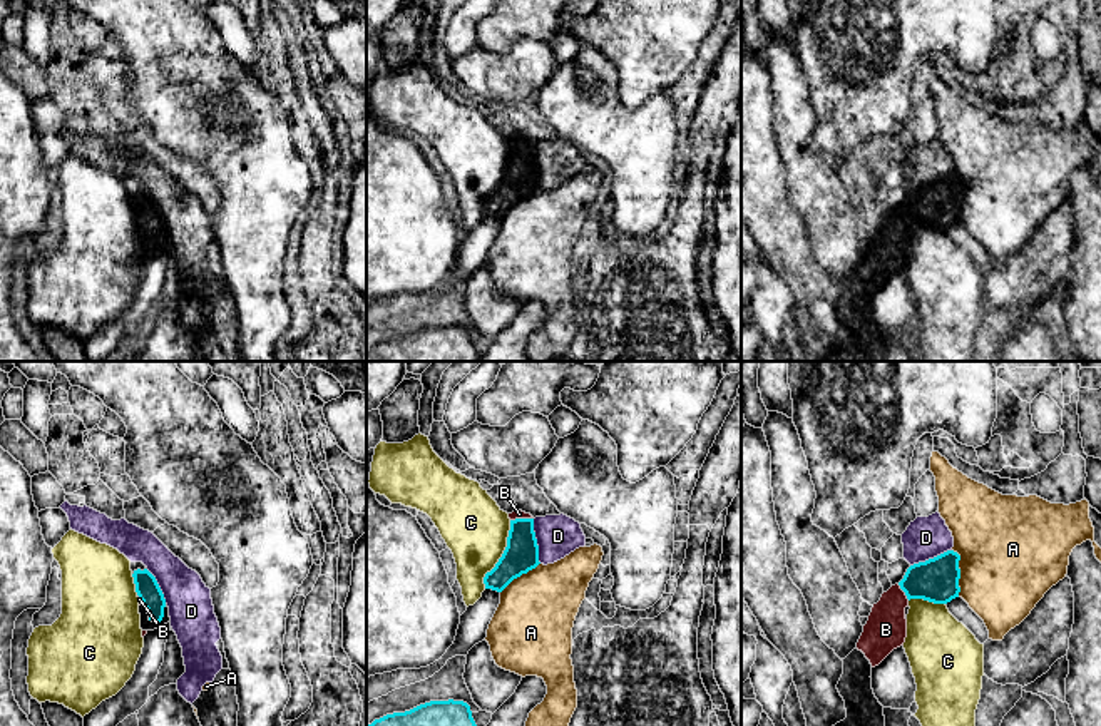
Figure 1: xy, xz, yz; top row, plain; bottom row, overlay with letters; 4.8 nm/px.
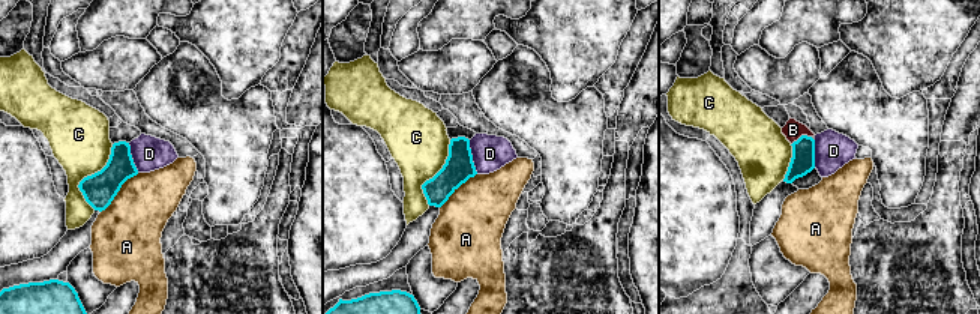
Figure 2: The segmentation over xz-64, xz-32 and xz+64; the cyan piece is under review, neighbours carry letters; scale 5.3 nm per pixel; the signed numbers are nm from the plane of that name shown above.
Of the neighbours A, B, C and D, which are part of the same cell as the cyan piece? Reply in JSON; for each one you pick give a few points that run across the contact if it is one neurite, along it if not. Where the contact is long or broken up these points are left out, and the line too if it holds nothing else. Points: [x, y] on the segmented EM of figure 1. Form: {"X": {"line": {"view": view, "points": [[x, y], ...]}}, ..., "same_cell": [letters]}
{"B": {"line": {"view": "yz", "points": [[936, 579], [921, 581], [904, 591], [892, 603], [885, 629]]}}, "same_cell": ["B"]}

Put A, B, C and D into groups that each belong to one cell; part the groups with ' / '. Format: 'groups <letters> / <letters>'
groups A / B / C / D

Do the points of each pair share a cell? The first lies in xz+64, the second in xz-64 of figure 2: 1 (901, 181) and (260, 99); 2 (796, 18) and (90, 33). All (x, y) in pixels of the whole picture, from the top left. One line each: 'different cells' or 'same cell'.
1: same cell
2: same cell

